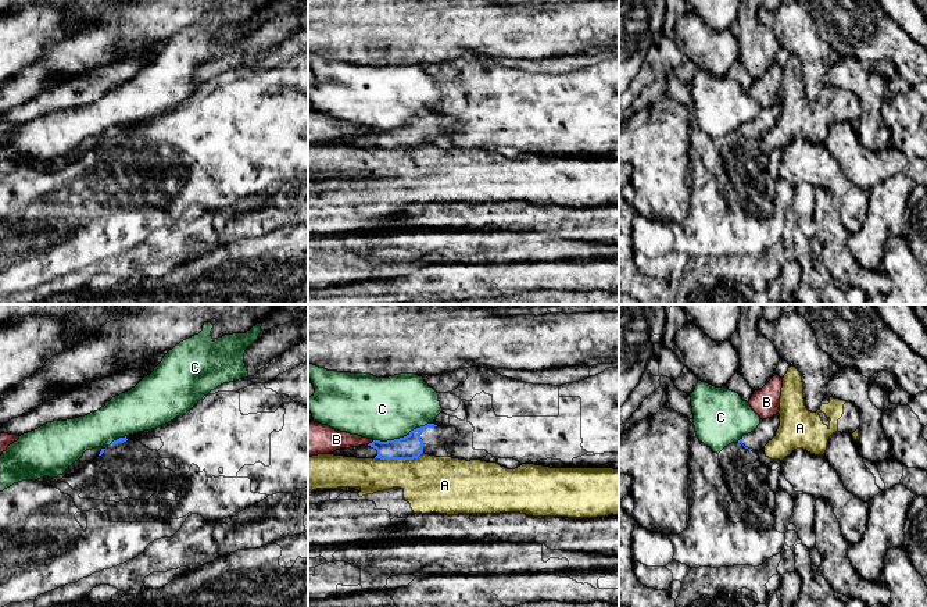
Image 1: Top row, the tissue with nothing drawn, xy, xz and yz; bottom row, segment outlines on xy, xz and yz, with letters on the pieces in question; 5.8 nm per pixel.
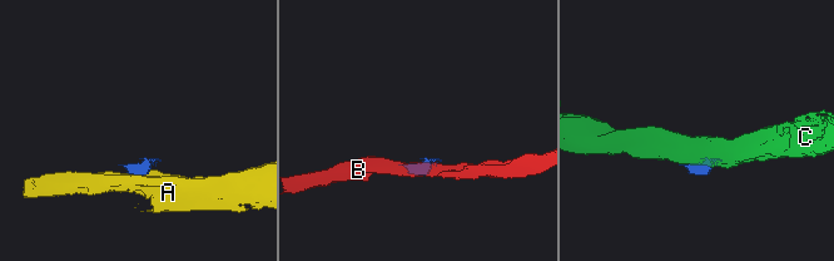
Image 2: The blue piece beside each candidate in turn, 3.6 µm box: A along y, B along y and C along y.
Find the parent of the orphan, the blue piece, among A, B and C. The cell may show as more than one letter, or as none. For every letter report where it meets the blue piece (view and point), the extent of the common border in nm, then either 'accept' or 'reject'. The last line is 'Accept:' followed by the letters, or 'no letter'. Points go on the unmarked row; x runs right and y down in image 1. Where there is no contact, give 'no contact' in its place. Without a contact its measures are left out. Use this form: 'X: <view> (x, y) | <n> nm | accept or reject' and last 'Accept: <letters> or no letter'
A: xz (398, 147) | 280 nm | reject
B: xz (369, 132) | 50 nm | reject
C: xz (401, 127) | 360 nm | reject
Accept: no letter

